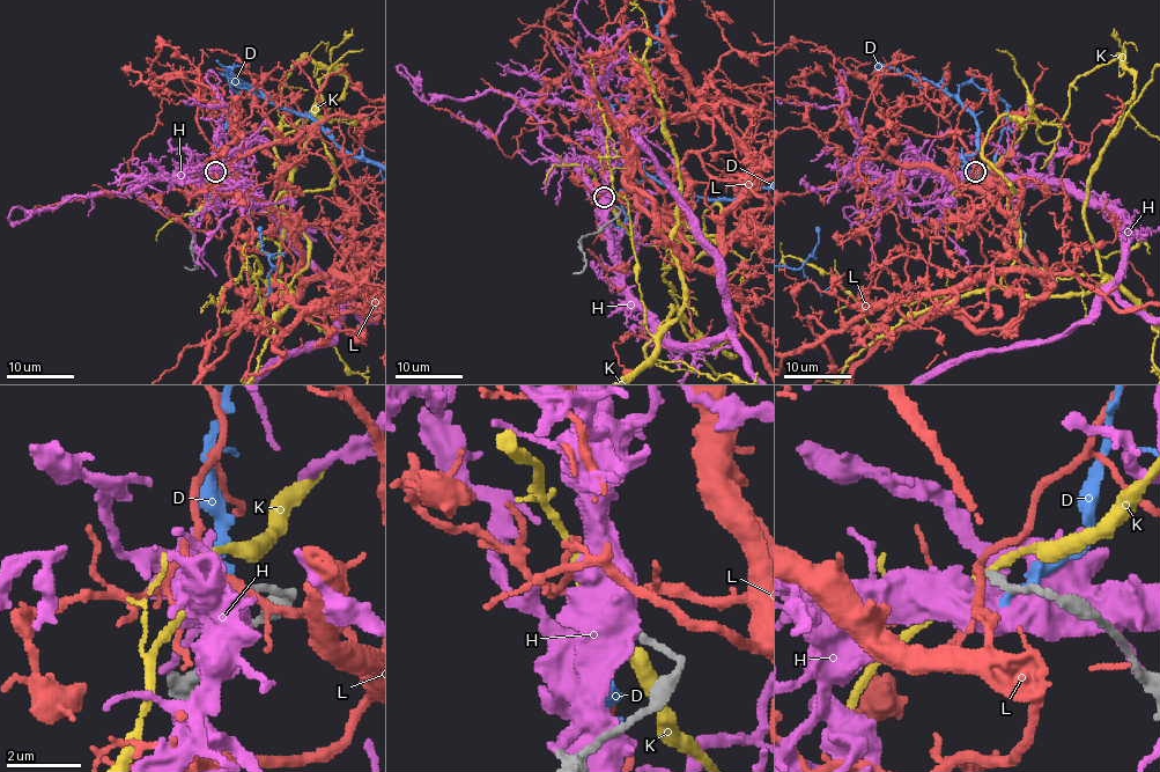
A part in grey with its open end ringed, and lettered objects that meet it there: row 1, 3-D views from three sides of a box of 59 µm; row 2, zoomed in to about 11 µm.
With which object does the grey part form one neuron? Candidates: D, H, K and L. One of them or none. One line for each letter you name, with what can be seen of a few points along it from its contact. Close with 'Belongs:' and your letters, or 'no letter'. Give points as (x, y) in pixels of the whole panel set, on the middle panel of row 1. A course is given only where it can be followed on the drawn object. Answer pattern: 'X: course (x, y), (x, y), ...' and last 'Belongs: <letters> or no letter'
Belongs: no letter

